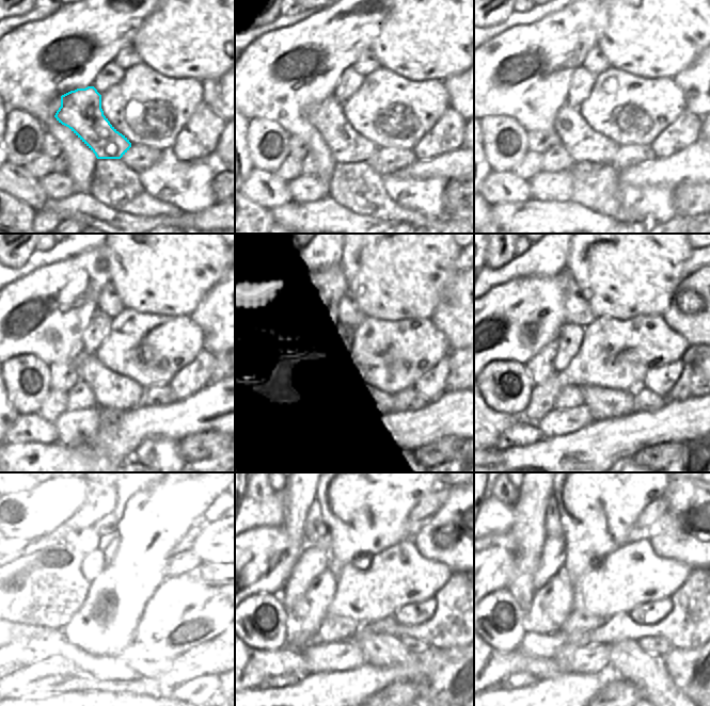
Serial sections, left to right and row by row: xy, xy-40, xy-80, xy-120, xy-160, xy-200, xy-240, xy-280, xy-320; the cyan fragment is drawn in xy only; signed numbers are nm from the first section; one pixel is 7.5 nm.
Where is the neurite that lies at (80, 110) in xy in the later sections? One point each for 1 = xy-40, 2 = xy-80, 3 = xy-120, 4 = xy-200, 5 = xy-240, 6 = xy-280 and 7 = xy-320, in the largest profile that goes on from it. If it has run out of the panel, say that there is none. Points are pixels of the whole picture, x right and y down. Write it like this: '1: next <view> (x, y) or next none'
1: next xy-40 (346, 145)
2: next xy-80 (583, 143)
3: next xy-120 (111, 390)
4: next xy-200 (604, 403)
5: next xy-240 (136, 644)
6: next xy-280 (387, 651)
7: next xy-320 (648, 672)

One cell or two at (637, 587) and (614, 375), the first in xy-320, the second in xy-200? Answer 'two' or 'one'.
one

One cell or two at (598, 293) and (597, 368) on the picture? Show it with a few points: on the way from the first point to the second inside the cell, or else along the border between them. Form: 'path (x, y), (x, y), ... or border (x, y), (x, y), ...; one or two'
border (595, 316), (612, 316), (622, 321); two

